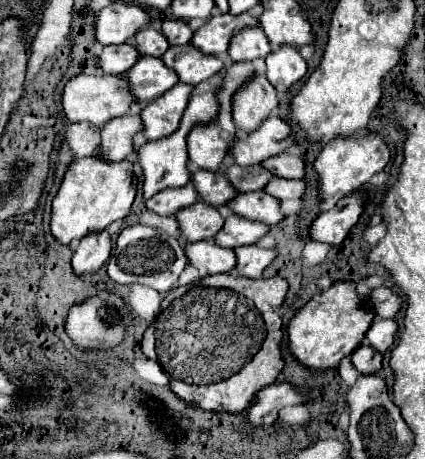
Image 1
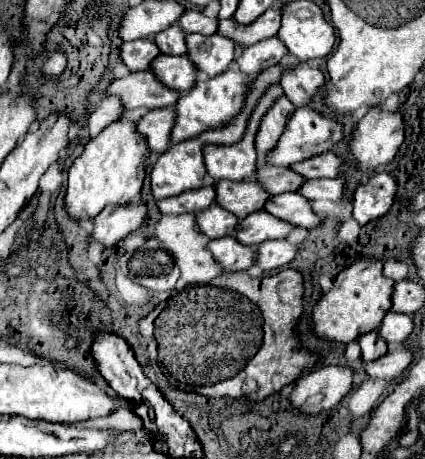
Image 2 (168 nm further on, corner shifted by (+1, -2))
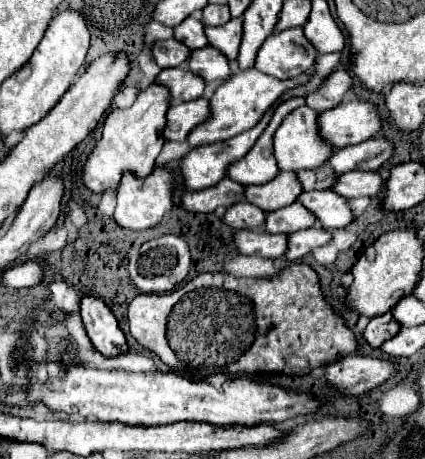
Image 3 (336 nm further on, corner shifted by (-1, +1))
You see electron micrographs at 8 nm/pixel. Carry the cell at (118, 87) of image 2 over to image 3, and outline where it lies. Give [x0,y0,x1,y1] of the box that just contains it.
[156,66,206,104]

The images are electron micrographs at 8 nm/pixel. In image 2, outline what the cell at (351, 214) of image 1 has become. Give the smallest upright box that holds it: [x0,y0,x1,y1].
[352,173,396,225]

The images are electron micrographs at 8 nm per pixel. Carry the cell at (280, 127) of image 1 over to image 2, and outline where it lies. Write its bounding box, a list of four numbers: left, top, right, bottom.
[266,107,342,167]

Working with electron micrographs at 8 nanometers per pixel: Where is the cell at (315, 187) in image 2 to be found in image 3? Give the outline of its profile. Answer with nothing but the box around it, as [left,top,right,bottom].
[334,172,384,198]

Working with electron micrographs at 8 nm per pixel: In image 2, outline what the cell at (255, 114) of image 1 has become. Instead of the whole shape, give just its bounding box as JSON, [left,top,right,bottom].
[256,97,294,159]

